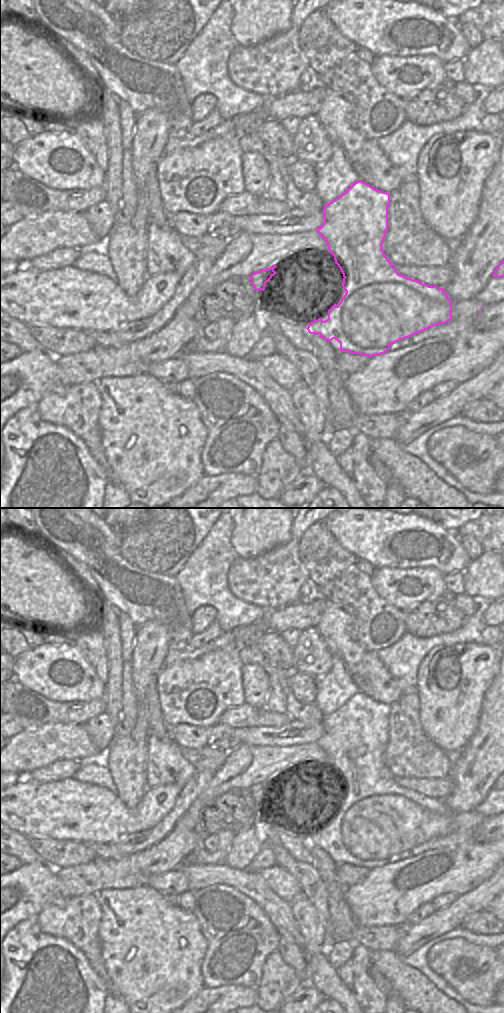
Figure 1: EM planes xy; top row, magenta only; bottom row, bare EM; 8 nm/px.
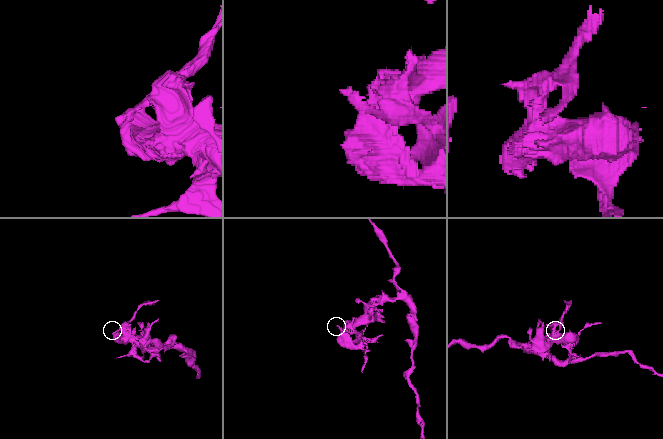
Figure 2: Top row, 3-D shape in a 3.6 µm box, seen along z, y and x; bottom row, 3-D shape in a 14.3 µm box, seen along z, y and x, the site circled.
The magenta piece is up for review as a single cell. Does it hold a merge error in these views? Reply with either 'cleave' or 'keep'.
cleave

